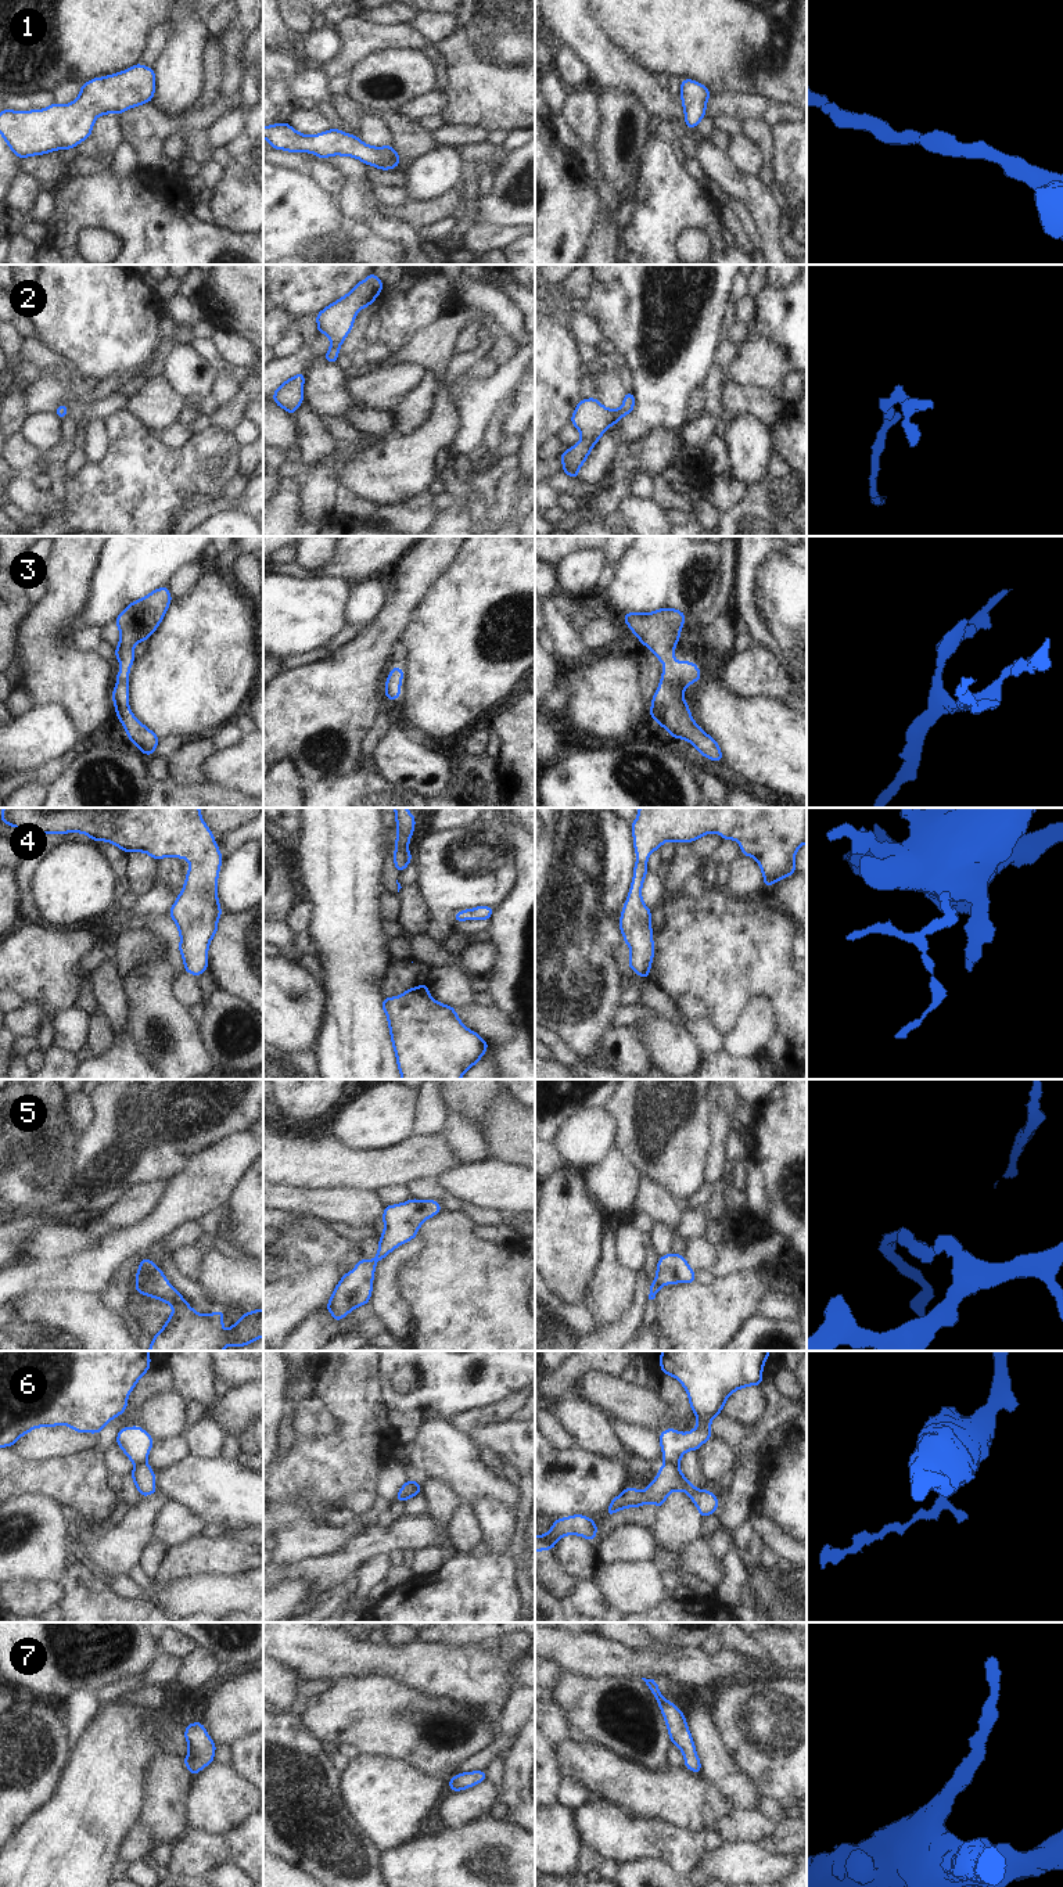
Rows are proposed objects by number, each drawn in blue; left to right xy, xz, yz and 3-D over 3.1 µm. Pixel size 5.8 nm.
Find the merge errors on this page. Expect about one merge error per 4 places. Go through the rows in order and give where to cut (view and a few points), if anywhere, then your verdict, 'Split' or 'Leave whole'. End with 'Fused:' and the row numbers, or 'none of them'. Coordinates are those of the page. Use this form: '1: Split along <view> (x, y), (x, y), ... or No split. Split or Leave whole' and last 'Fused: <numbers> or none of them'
1: No split. Leave whole
2: No split. Leave whole
3: No split. Leave whole
4: No split. Leave whole
5: No split. Leave whole
6: Split along yz (665, 1462), (678, 1466). Split
7: No split. Leave whole
Fused: 6.

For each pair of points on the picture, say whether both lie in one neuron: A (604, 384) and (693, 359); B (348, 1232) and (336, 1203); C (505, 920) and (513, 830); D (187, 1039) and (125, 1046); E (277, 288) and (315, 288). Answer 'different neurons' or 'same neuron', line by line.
A: different neurons
B: different neurons
C: same neuron
D: different neurons
E: same neuron

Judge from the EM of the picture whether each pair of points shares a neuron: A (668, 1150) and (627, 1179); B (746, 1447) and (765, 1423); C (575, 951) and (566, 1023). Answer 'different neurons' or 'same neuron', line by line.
A: different neurons
B: same neuron
C: same neuron

